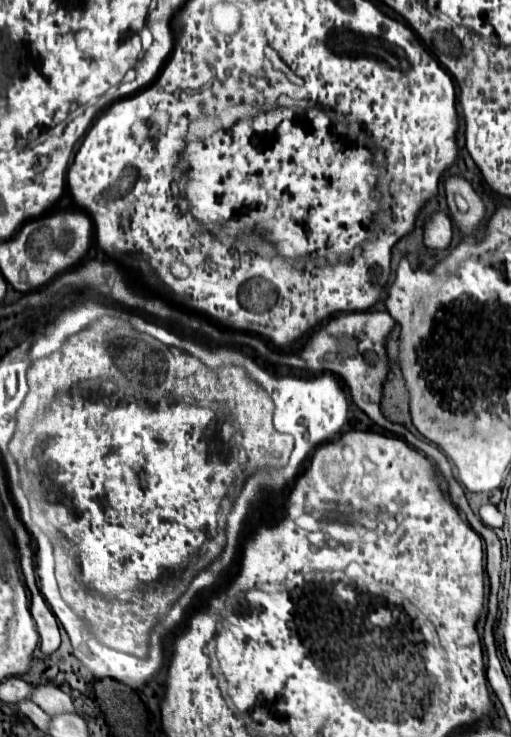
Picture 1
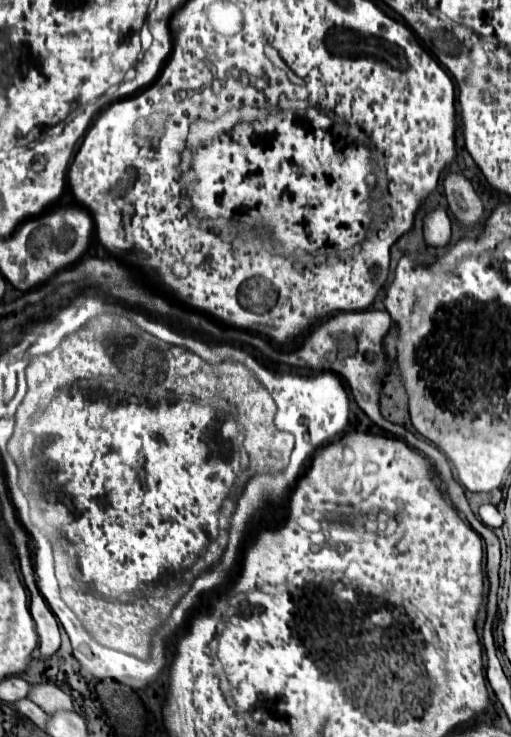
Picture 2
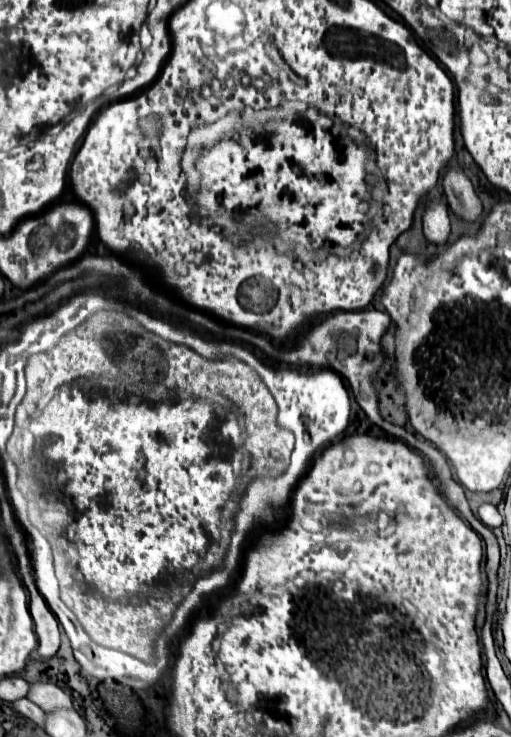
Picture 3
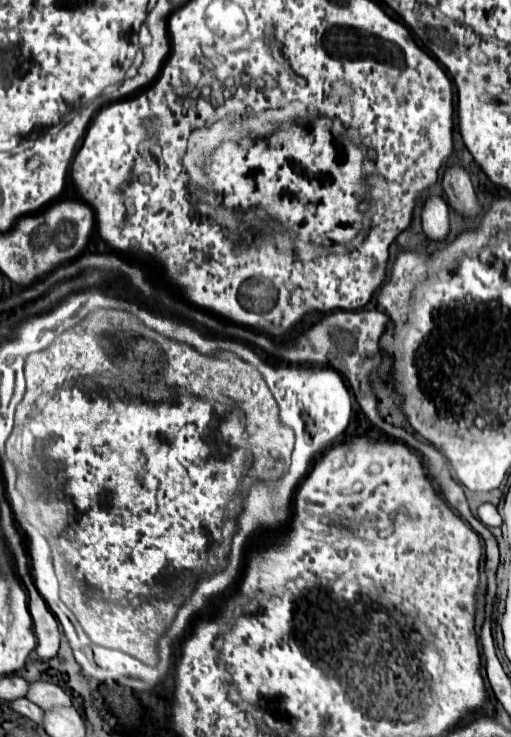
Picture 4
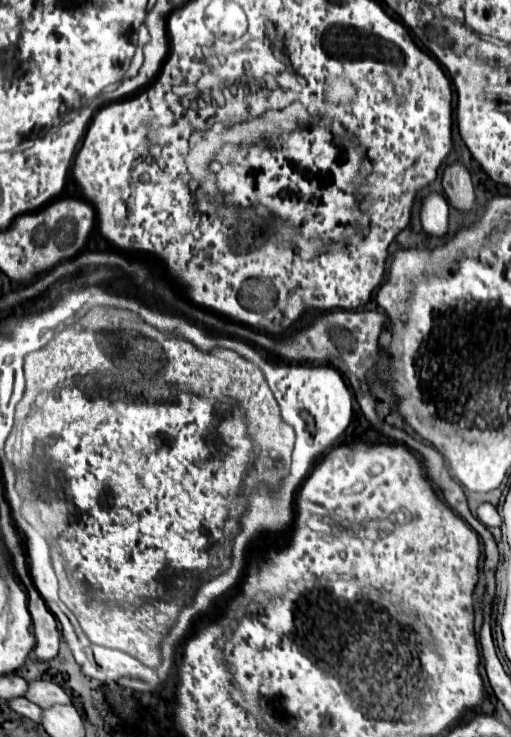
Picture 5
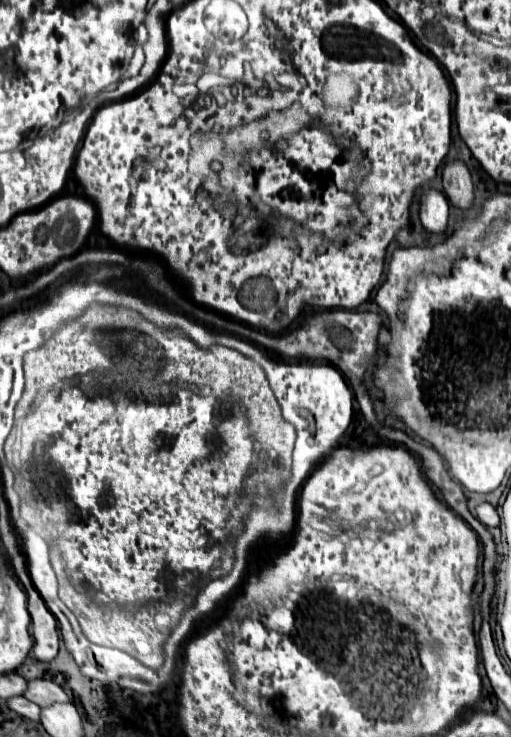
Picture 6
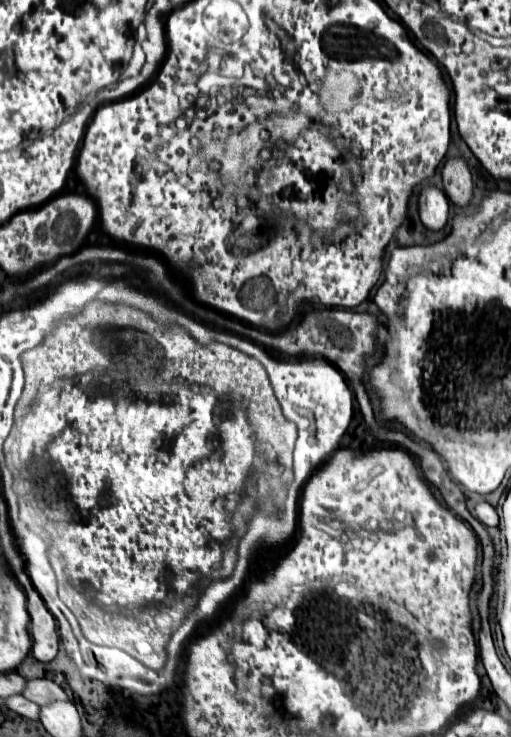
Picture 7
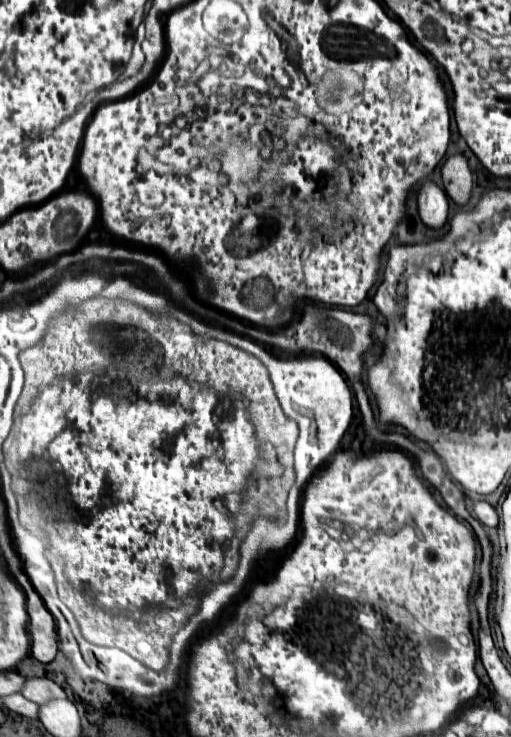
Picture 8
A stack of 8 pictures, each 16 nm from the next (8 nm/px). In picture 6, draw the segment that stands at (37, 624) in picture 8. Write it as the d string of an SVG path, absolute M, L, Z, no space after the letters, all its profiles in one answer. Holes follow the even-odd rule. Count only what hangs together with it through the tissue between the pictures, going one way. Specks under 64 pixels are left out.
M28 568L18 570L18 578L28 594L28 610L32 614L32 634L34 634L34 654L38 660L48 662L58 654L58 644L60 644L60 634L58 634L58 622L52 616L52 612L46 608L42 596L36 592Z

